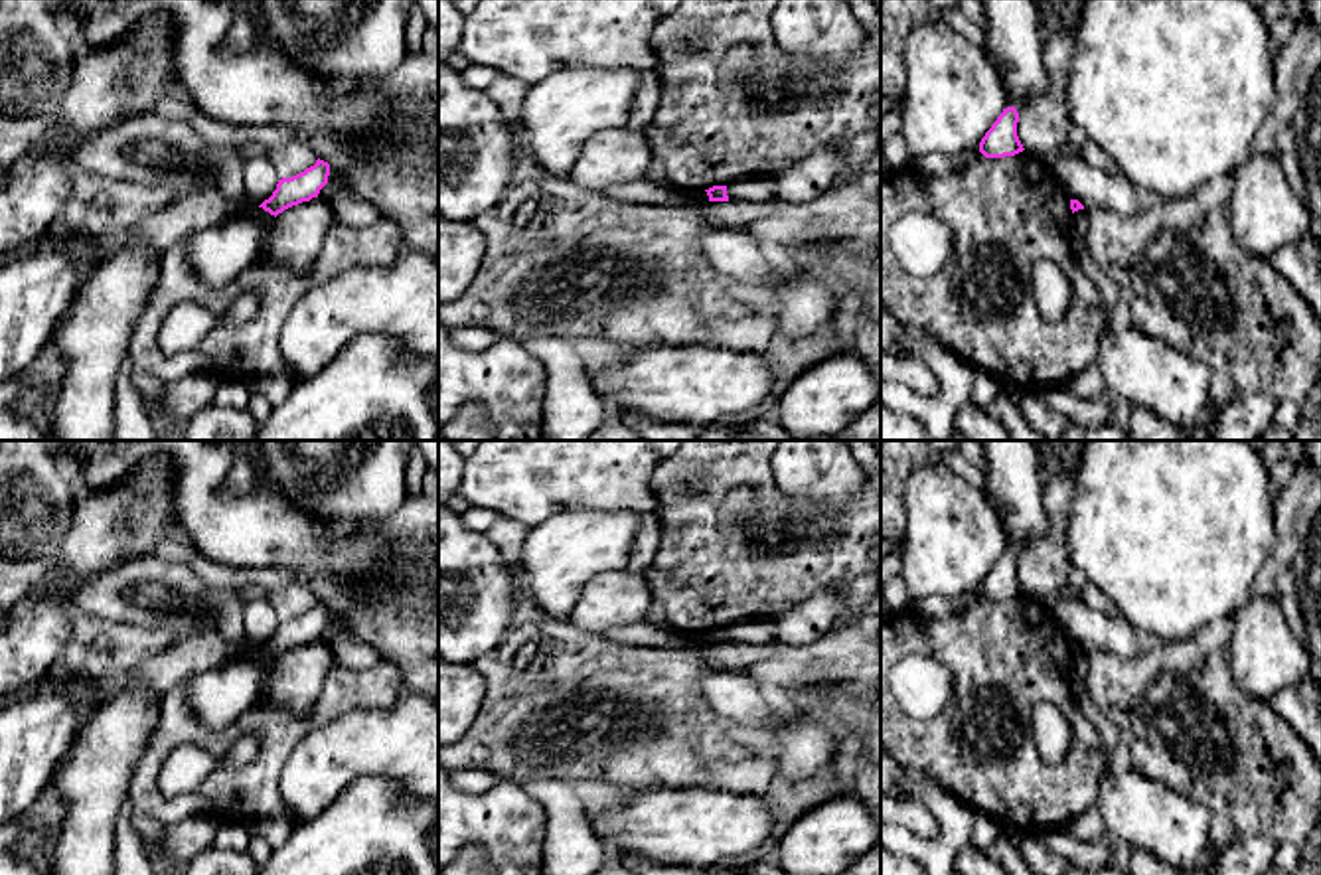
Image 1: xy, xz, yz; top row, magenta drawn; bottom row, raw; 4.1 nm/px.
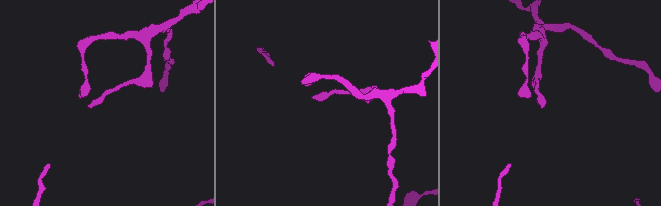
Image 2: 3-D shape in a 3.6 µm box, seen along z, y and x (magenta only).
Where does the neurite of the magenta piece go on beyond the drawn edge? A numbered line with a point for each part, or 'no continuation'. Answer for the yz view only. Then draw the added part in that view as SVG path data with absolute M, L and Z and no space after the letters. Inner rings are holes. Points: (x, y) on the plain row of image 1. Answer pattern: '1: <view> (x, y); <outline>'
no continuation

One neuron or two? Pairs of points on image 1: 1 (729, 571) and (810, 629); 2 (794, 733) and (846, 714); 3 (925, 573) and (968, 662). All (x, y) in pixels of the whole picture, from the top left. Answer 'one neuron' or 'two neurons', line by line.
1: two neurons
2: one neuron
3: two neurons

